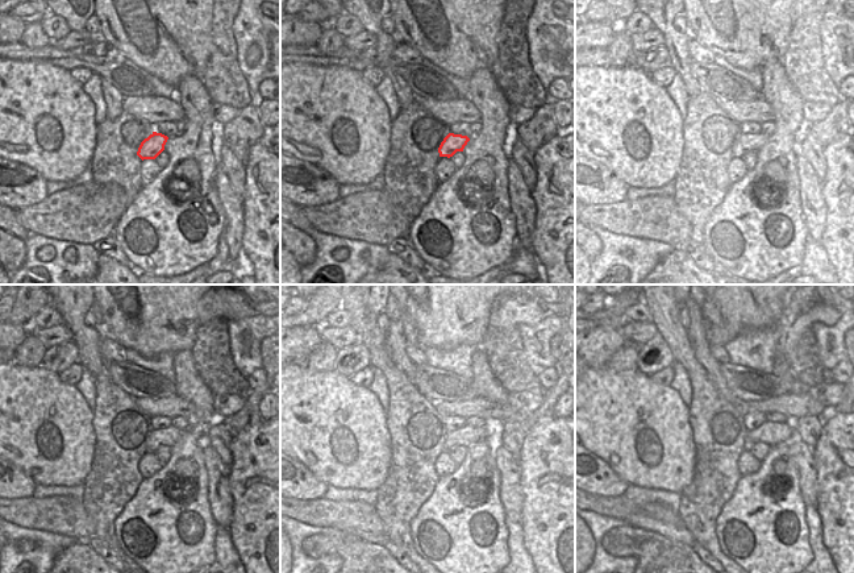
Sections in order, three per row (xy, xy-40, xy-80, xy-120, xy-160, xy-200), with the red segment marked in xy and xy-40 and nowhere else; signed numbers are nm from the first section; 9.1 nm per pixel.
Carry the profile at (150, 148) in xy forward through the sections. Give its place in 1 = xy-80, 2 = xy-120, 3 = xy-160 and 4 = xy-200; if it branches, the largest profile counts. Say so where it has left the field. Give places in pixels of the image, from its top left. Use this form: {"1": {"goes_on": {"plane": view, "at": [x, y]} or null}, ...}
{"1": {"goes_on": {"plane": "xy-80", "at": [746, 142]}}, "2": {"goes_on": {"plane": "xy-120", "at": [169, 436]}}, "3": {"goes_on": {"plane": "xy-160", "at": [467, 435]}}, "4": {"goes_on": {"plane": "xy-200", "at": [771, 434]}}}

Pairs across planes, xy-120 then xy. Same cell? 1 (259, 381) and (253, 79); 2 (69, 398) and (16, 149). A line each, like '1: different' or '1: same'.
1: different
2: same

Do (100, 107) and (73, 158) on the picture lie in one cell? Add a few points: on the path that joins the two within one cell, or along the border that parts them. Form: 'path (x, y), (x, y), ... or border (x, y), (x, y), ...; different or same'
border (83, 88), (94, 104), (96, 124); different

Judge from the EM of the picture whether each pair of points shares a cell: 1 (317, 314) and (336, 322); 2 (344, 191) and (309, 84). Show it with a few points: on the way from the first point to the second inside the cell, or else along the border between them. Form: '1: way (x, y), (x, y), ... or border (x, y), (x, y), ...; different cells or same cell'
1: border (341, 306), (328, 315), (324, 324); different cells
2: border (373, 178), (363, 185), (340, 186); different cells

